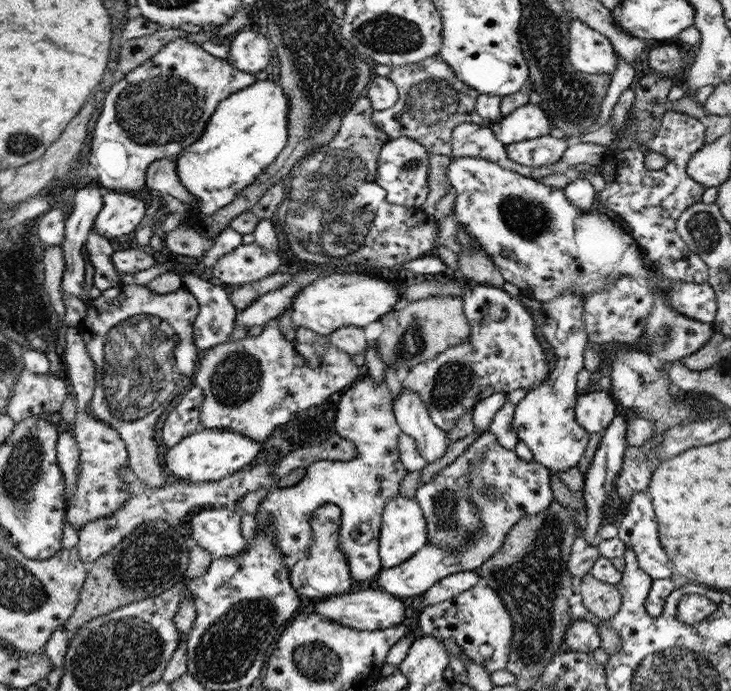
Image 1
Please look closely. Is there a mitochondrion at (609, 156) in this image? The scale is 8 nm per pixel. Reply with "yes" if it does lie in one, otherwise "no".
no

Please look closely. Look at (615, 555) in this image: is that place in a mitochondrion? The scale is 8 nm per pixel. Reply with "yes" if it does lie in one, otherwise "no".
no

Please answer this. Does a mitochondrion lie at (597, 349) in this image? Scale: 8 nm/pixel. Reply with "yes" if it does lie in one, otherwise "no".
no

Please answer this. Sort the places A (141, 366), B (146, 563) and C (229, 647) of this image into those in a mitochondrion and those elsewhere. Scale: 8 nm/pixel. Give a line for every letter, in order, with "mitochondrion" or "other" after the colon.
A: mitochondrion
B: mitochondrion
C: mitochondrion

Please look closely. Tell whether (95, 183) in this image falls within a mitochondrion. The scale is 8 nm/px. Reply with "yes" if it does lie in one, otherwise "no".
no

